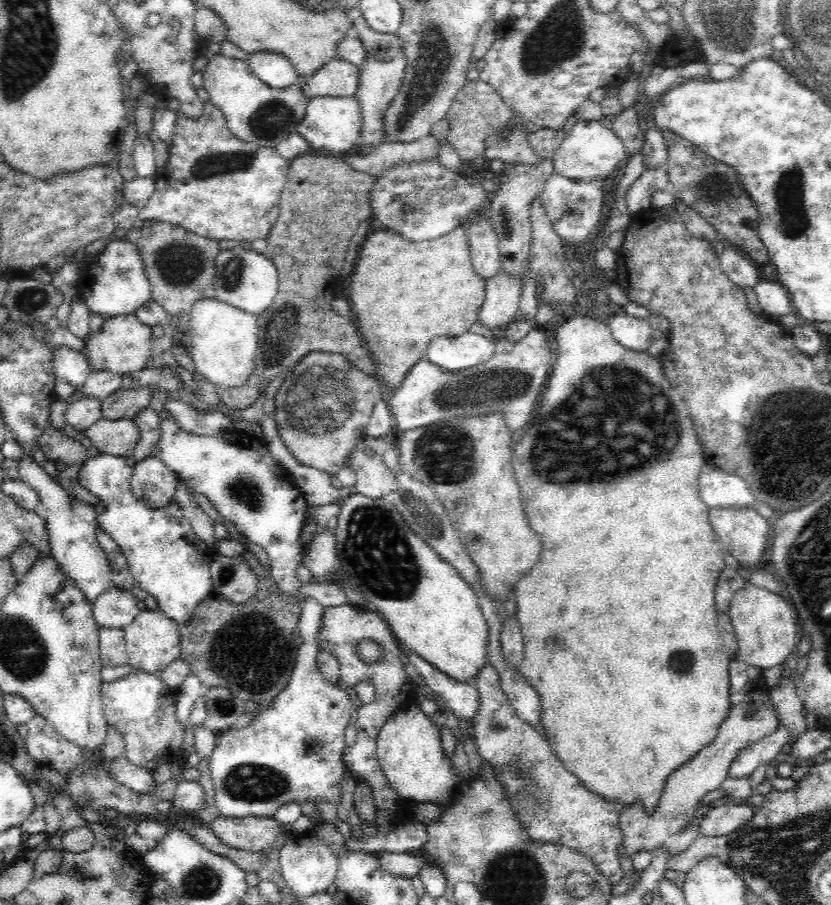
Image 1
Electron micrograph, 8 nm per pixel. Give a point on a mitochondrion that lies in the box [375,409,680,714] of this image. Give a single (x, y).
(445, 454)

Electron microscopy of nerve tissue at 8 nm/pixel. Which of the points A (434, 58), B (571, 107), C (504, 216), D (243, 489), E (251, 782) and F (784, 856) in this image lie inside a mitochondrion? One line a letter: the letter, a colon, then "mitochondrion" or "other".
A: mitochondrion
B: other
C: mitochondrion
D: mitochondrion
E: mitochondrion
F: mitochondrion

